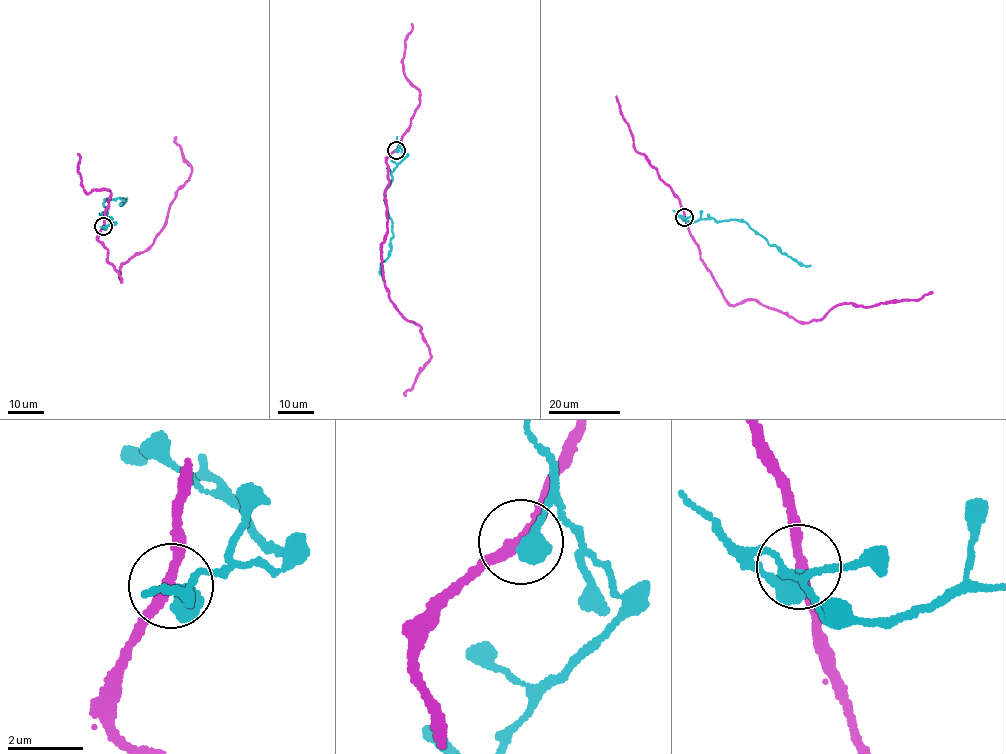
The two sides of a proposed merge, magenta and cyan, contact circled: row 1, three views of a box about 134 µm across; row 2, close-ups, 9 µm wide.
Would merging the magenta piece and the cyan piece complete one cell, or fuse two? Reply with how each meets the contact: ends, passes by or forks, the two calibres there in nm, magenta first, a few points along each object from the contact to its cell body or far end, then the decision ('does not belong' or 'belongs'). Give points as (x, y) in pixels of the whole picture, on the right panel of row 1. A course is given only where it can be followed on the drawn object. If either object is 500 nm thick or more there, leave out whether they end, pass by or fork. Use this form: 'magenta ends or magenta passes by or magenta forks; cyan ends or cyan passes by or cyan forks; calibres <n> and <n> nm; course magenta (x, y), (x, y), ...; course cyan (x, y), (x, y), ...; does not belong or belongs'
calibres 260 and 600 nm; course magenta (684, 217), (700, 259), (729, 304), (757, 300), (802, 322), (839, 305), (869, 307), (933, 291); course cyan (684, 217), (680, 216), (690, 222), (712, 218), (720, 221), (744, 221), (785, 255), (805, 266), (811, 265); does not belong

